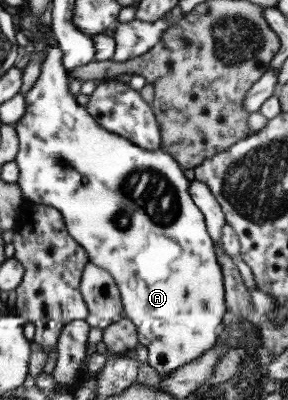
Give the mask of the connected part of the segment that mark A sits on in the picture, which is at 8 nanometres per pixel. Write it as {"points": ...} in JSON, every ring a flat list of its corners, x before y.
{"points":[[39,22,38,32,43,32,45,41,47,42,47,56,43,62,42,72,36,85,25,95,26,98,26,115,20,118,16,125,18,138,20,139,20,151,18,152,16,162,20,168,19,181,17,182,22,189,26,199,53,206,60,209,64,221,68,226,70,235,74,236,78,242,88,251,90,260,96,266,105,268,116,279,117,285,121,290,121,297,125,310,125,316,132,319,137,326,139,332,139,342,144,345,148,352,146,360,149,366,158,370,162,380,172,375,175,370,181,369,182,366,189,365,199,359,204,353,208,353,213,349,219,340,220,328,224,325,226,313,229,311,227,294,225,291,225,277,221,262,217,257,217,249,215,240,211,238,205,214,200,207,194,202,190,192,191,180,186,178,184,170,180,163,174,159,174,156,168,152,159,149,158,151,146,150,137,143,124,138,124,136,115,134,105,127,102,127,96,119,90,115,89,108,78,104,76,97,70,92,70,76,69,71,65,67,64,53,59,45,56,35,53,33,51,25,46,26]]}

